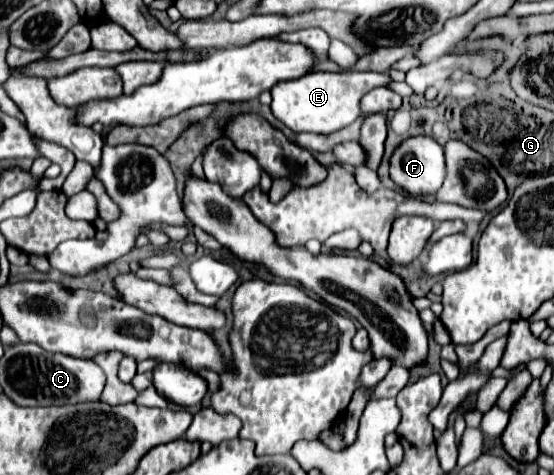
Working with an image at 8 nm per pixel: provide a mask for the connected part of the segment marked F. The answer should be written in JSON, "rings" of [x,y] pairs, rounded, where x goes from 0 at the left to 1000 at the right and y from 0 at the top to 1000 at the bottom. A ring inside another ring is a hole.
{"rings":[[[745,288],[724,301],[709,331],[706,331],[706,377],[727,394],[738,411],[749,415],[767,415],[767,411],[785,411],[800,381],[803,381],[807,356],[803,356],[803,318],[800,309],[782,297],[778,288]]]}

